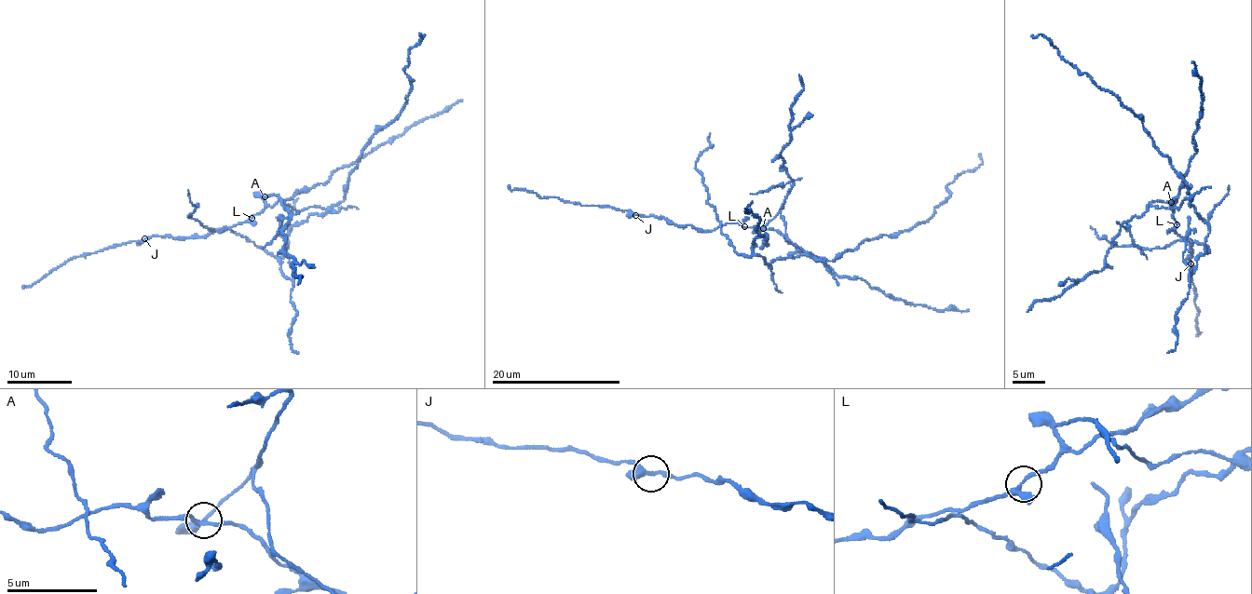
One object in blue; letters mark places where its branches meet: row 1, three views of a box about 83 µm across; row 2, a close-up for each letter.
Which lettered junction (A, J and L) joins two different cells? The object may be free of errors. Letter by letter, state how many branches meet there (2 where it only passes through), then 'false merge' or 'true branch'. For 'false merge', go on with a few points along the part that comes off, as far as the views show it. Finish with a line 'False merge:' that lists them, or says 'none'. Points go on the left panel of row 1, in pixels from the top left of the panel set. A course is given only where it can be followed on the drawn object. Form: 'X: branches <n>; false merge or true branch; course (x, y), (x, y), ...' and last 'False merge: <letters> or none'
A: branches 3; false merge; course (264, 196), (301, 210), (344, 199), (362, 150), (406, 102), (413, 80), (404, 72), (419, 33)
J: branches 3; true branch
L: branches 3; true branch
False merge: A

